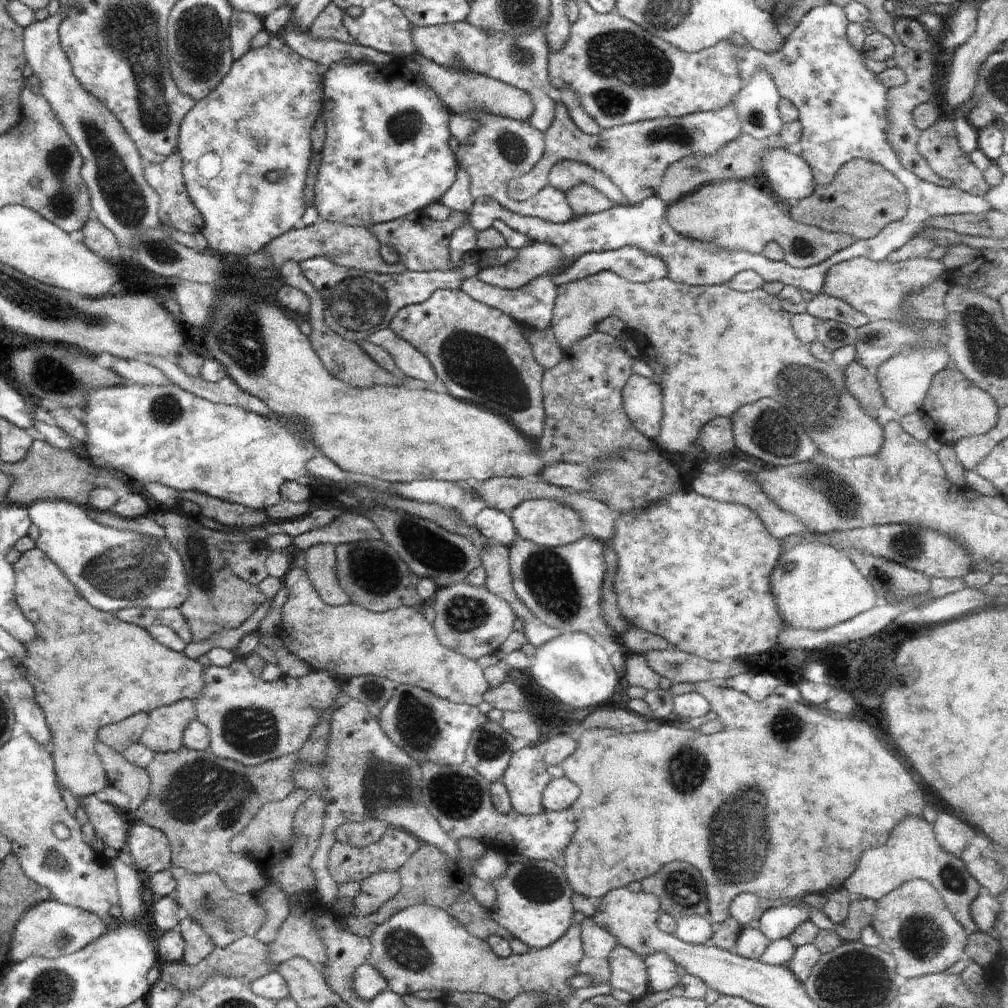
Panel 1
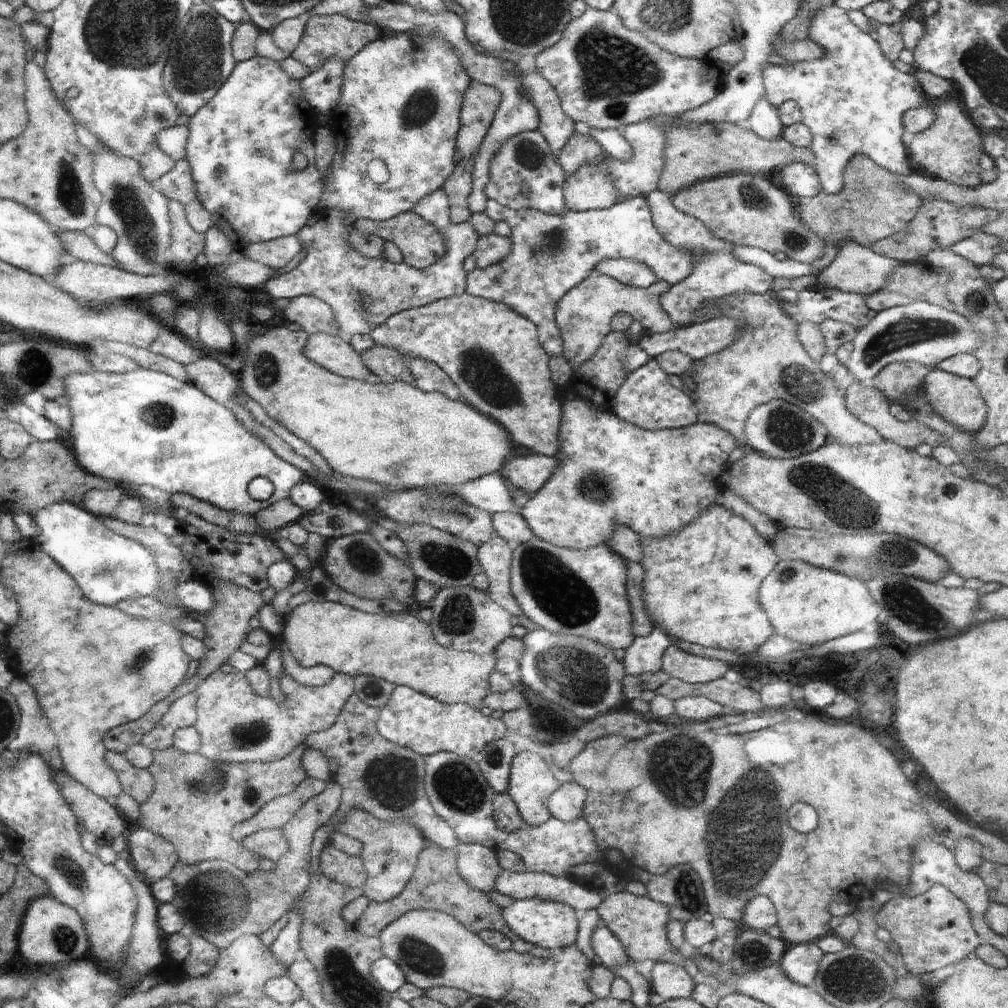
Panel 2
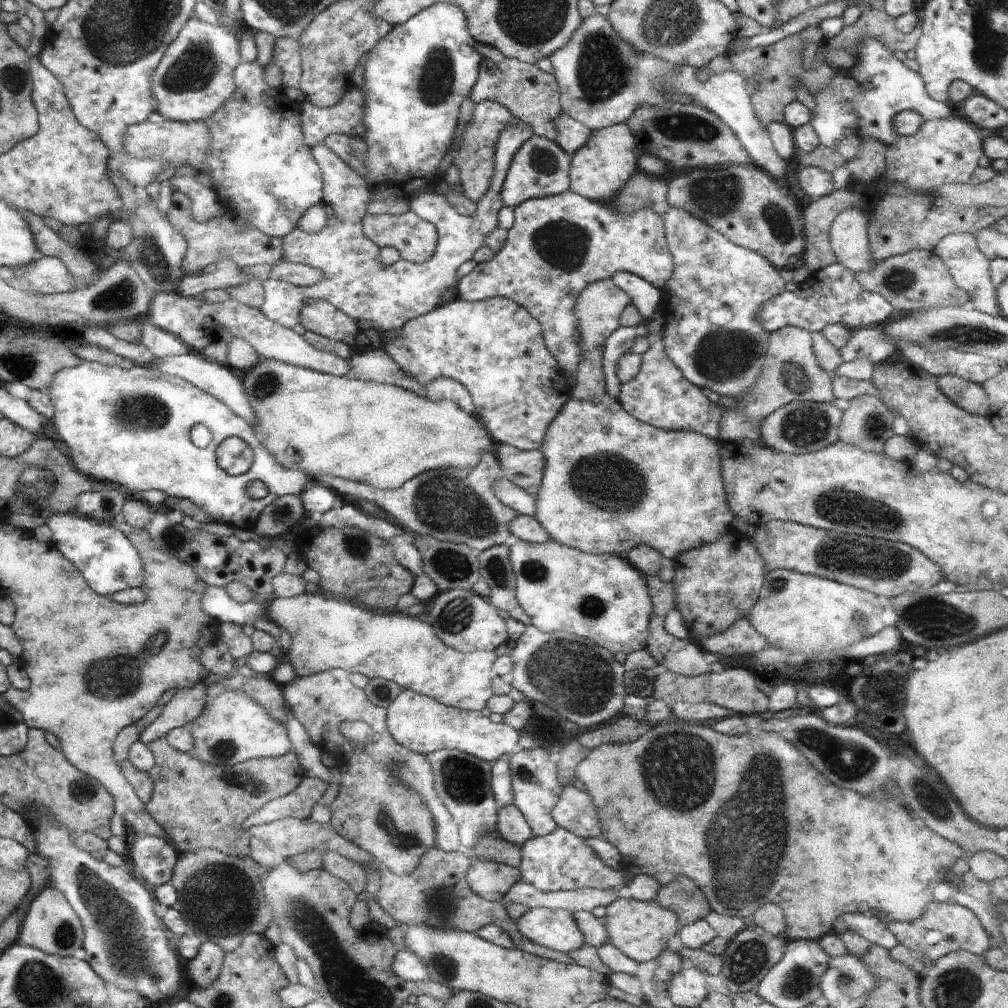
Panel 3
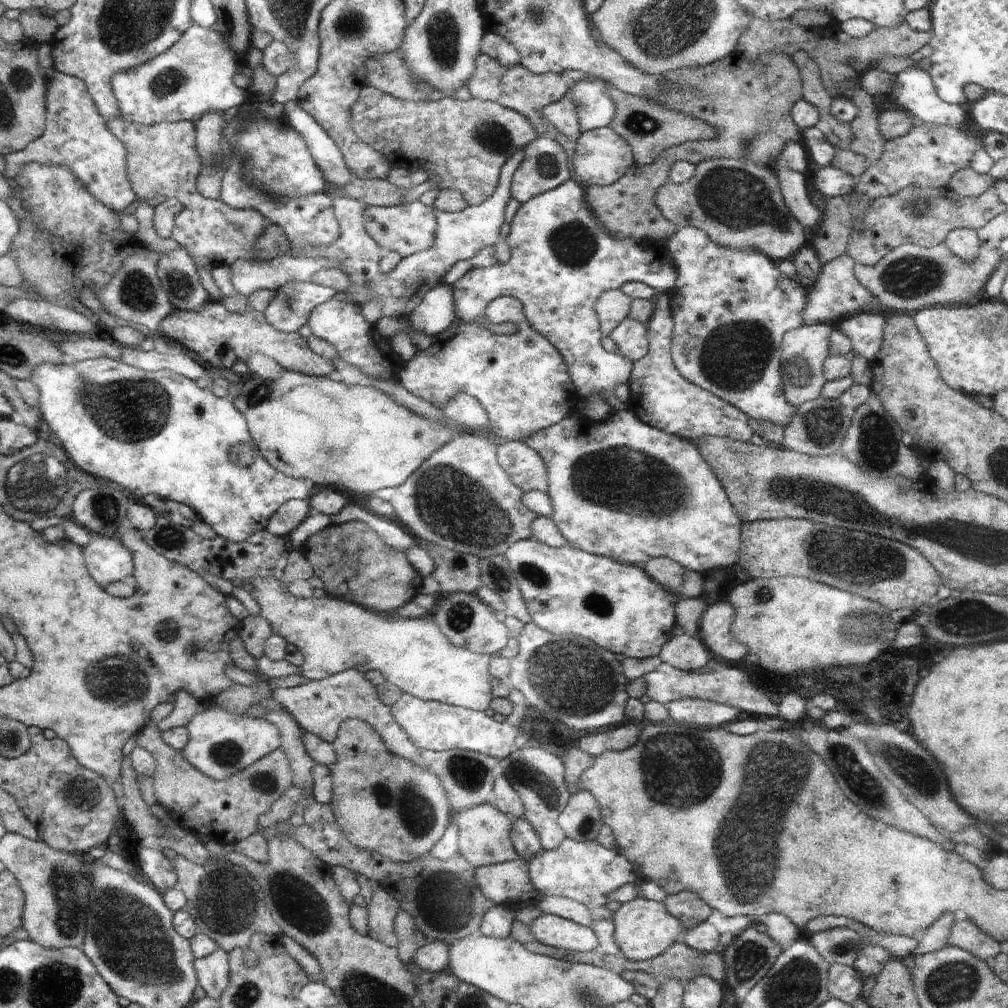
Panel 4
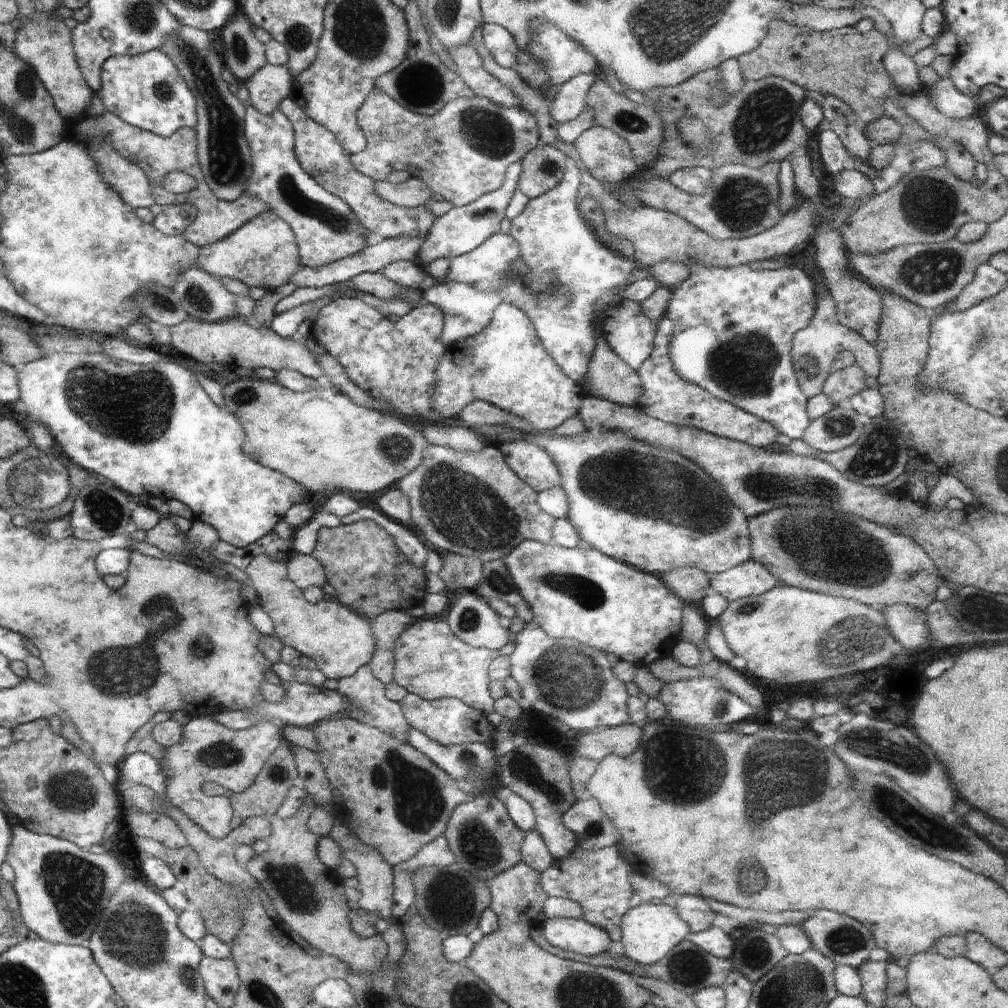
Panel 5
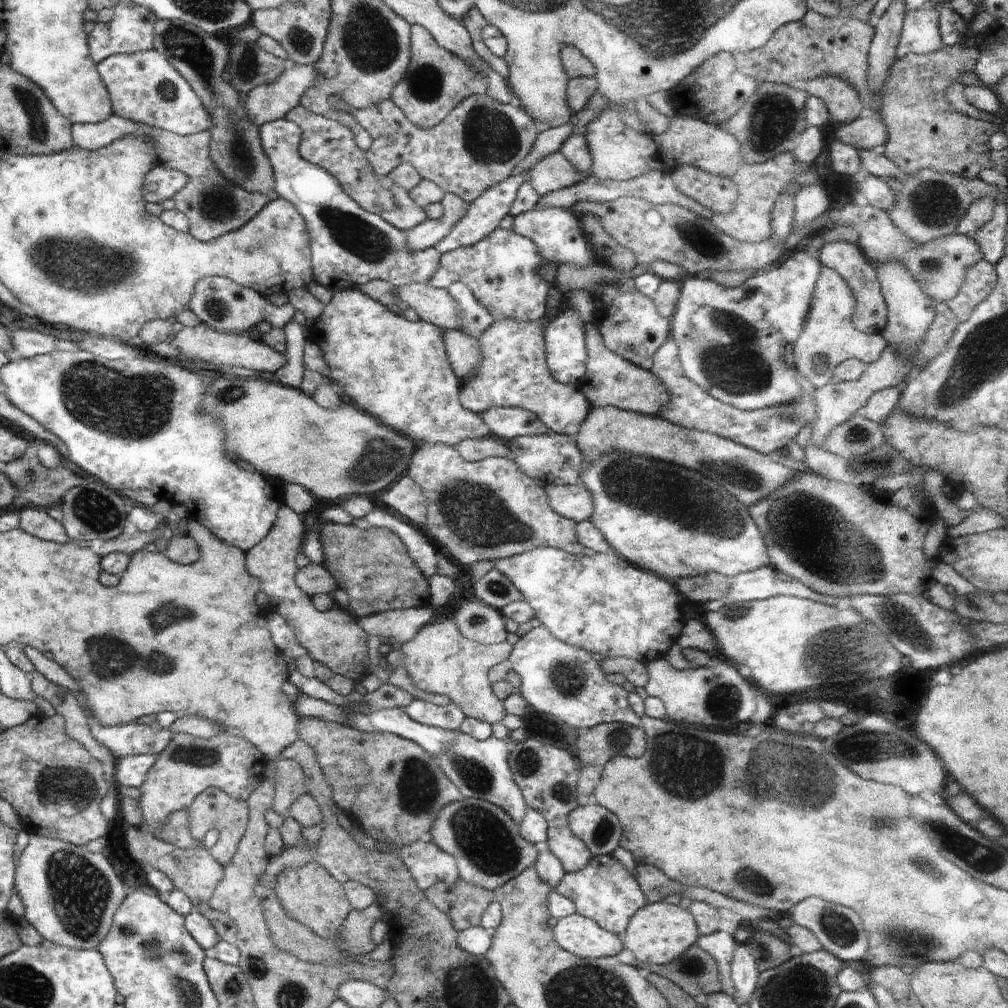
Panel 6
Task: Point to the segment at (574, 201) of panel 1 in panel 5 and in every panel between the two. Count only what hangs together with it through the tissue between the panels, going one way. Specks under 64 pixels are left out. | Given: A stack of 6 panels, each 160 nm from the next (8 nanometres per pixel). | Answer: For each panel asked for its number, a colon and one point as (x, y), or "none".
2: (589, 188)
3: (599, 170)
4: (601, 157)
5: (608, 158)

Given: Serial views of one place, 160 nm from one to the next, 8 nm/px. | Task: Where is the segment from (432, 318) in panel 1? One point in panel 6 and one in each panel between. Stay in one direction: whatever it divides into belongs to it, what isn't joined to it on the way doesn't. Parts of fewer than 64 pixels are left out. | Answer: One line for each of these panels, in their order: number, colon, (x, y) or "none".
2: (494, 355)
3: (494, 347)
4: (522, 381)
5: (506, 365)
6: (514, 373)

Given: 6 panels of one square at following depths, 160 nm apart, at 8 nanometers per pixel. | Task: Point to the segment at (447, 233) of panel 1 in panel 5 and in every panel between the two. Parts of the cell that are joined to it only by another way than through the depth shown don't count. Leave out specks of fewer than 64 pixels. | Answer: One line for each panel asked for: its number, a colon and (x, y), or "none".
2: (421, 244)
3: (414, 238)
4: (409, 229)
5: (320, 154)

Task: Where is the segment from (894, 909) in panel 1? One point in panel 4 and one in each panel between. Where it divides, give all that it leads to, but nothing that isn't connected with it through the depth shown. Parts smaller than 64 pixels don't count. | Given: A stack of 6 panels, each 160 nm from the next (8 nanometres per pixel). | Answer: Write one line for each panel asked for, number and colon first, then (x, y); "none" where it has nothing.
2: (932, 930)
3: (944, 928)
4: (965, 934)

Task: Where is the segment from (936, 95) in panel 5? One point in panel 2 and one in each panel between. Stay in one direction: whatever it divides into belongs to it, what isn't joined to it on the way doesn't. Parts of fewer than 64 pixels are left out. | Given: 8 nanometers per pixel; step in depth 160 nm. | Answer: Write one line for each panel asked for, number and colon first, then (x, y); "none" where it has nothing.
2: (852, 99)
3: (864, 99)
4: (915, 91)

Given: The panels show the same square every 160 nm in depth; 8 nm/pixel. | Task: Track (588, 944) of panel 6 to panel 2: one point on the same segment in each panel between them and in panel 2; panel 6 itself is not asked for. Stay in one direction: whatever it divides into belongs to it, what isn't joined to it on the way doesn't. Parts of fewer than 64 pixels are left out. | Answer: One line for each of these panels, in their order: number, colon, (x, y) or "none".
2: (550, 924)
3: (554, 928)
4: (549, 929)
5: (572, 935)

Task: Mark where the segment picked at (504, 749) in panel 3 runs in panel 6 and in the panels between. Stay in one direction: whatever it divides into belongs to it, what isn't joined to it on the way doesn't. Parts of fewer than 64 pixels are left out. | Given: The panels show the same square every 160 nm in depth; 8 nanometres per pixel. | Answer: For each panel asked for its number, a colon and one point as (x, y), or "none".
4: (430, 725)
5: (448, 721)
6: (450, 717)

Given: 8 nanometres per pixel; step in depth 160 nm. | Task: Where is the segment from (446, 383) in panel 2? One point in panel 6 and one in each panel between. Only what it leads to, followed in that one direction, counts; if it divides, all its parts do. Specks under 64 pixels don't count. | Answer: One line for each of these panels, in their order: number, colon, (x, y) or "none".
3: (440, 389)
4: (463, 409)
5: (477, 413)
6: (506, 423)

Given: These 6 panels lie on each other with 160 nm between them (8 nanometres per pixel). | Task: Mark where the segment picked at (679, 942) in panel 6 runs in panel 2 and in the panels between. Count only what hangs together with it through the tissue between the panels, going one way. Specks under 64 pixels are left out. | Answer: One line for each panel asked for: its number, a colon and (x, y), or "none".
2: (639, 923)
3: (636, 927)
4: (644, 928)
5: (649, 932)

